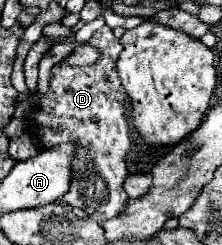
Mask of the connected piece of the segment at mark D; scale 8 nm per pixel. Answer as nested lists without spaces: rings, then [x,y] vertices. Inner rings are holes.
[[[102,26],[98,32],[94,32],[88,44],[100,52],[96,64],[70,66],[68,60],[54,64],[50,70],[52,76],[48,92],[44,96],[38,92],[28,94],[32,110],[24,116],[24,120],[28,124],[28,134],[36,136],[42,148],[48,150],[68,142],[76,146],[70,188],[64,196],[60,196],[58,202],[80,208],[88,212],[98,224],[102,224],[104,220],[116,218],[128,202],[122,184],[128,174],[126,154],[130,148],[130,138],[124,108],[126,94],[116,74],[116,60],[122,52],[122,44],[108,26]]]

